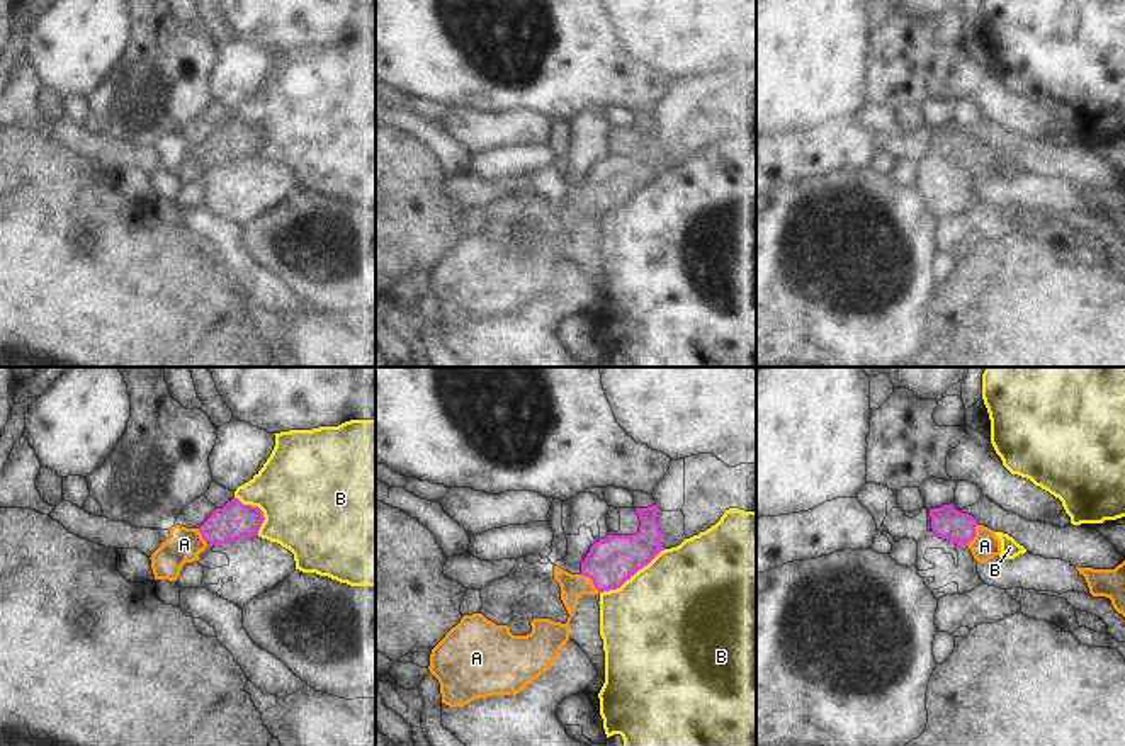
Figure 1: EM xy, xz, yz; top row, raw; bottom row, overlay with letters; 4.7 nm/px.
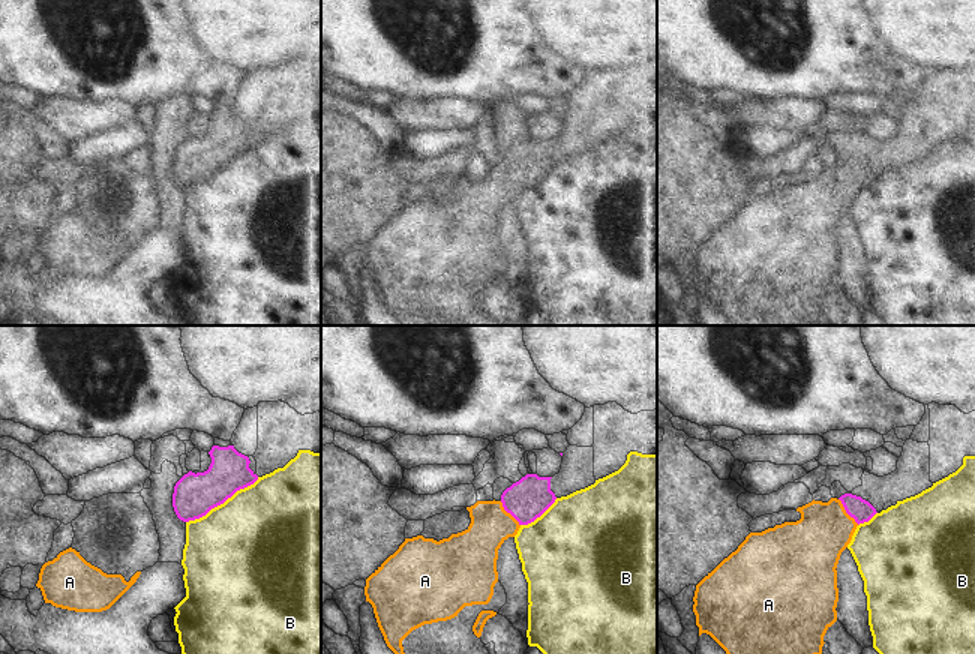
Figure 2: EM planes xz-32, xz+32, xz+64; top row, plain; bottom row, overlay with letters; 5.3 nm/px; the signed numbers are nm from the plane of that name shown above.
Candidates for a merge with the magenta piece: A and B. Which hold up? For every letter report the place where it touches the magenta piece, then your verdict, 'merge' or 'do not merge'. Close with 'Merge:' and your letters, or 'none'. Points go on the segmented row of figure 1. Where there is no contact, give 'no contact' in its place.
A: xz (592, 580) | merge
B: xz (633, 575) | do not merge
Merge: A

